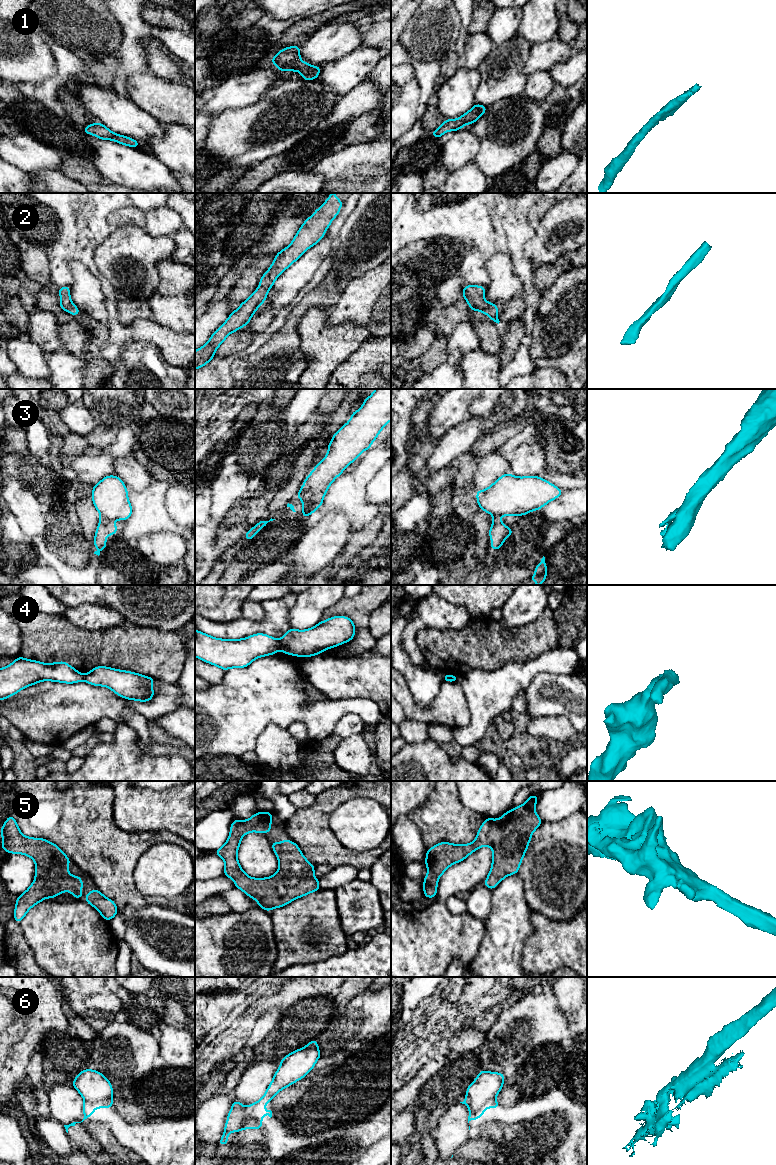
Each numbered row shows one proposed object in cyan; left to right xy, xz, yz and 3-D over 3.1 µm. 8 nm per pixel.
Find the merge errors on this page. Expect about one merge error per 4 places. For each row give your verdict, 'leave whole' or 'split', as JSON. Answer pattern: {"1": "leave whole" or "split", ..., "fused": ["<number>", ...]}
{"1": "leave whole", "2": "leave whole", "3": "split", "4": "leave whole", "5": "leave whole", "6": "leave whole", "fused": ["3"]}

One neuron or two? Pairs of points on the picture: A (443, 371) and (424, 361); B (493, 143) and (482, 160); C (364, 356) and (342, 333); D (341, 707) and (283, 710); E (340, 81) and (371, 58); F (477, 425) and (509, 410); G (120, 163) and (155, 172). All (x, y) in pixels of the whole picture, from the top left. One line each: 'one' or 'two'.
A: two
B: one
C: two
D: one
E: one
F: two
G: one

